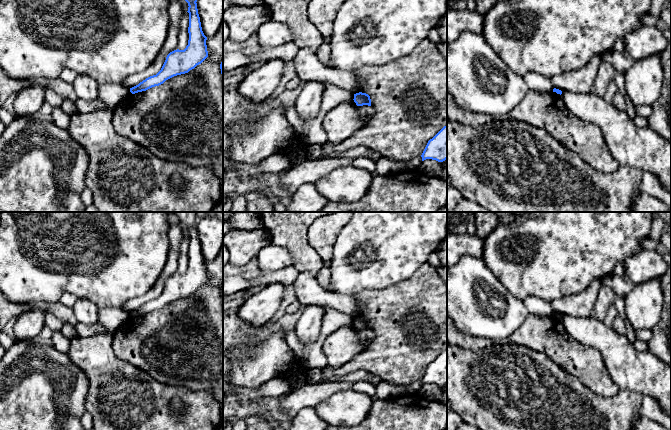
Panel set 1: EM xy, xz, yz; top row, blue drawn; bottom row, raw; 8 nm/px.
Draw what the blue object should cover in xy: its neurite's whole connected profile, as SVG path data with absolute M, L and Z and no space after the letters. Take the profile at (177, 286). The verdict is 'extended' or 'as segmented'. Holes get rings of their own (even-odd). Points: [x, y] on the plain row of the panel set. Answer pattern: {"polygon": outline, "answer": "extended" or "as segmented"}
{"polygon": "M174 212L180 222L188 227L189 237L189 264L184 274L174 274L170 276L161 292L153 300L130 312L132 318L146 315L152 311L163 308L166 304L181 298L188 297L197 289L201 288L207 281L207 261L201 251L200 241L197 233L197 215L199 212Z", "answer": "as segmented"}

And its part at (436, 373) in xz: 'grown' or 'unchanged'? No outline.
unchanged

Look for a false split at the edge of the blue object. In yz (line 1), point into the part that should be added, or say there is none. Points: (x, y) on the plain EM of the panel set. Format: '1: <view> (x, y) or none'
1: none

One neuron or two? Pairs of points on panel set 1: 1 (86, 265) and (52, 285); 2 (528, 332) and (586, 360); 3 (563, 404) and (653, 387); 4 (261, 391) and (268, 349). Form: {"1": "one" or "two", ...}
{"1": "one", "2": "one", "3": "two", "4": "two"}

